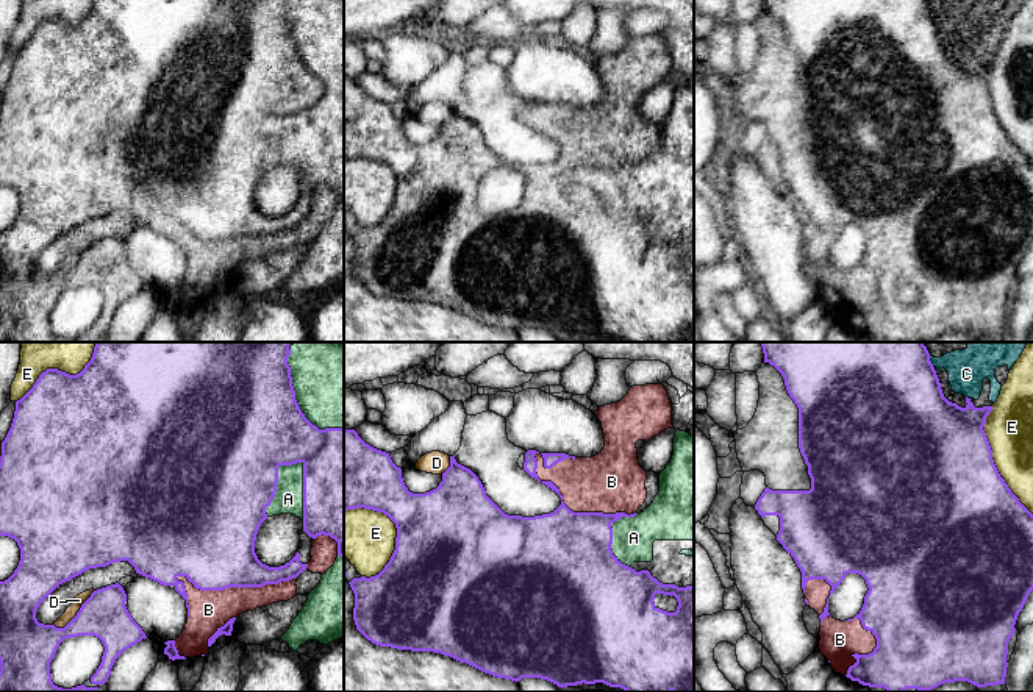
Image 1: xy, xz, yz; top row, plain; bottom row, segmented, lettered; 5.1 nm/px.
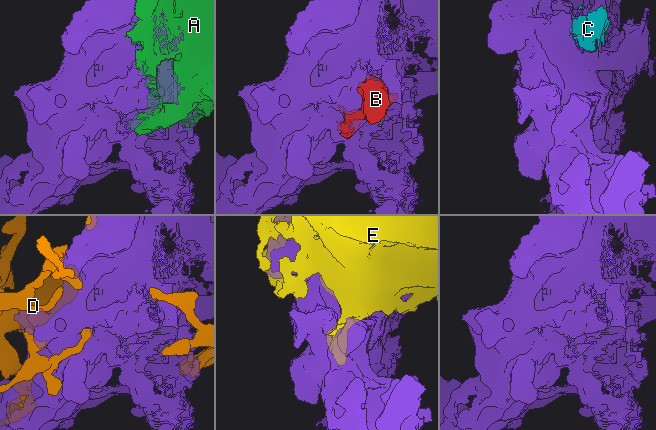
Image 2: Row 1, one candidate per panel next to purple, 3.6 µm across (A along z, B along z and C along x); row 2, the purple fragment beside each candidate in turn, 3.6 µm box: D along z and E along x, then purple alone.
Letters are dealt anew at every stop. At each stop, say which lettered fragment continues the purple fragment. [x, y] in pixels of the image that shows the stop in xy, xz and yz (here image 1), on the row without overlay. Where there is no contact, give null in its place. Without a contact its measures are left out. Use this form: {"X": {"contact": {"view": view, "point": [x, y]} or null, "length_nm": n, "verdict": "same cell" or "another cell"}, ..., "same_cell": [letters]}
{"A": {"contact": {"view": "xy", "point": [277, 130]}, "length_nm": 340, "verdict": "another cell"}, "B": {"contact": {"view": "xz", "point": [572, 161]}, "length_nm": 600, "verdict": "same cell"}, "C": {"contact": {"view": "yz", "point": [966, 47]}, "length_nm": 30, "verdict": "another cell"}, "D": {"contact": {"view": "xy", "point": [77, 264]}, "length_nm": 280, "verdict": "another cell"}, "E": {"contact": {"view": "xz", "point": [396, 189]}, "length_nm": 380, "verdict": "another cell"}, "same_cell": ["B"]}

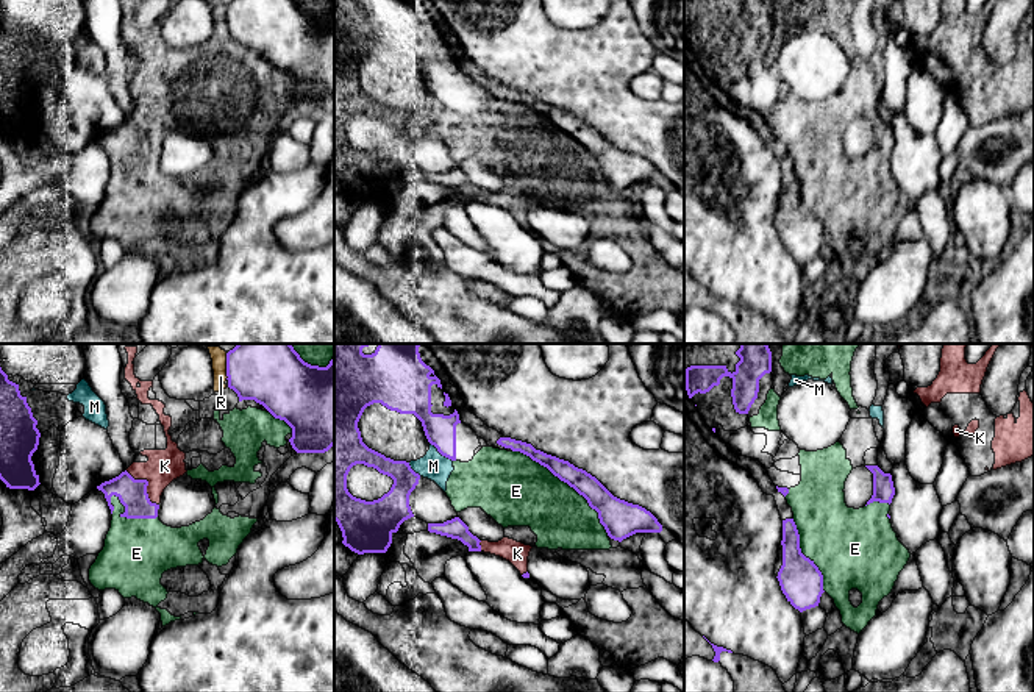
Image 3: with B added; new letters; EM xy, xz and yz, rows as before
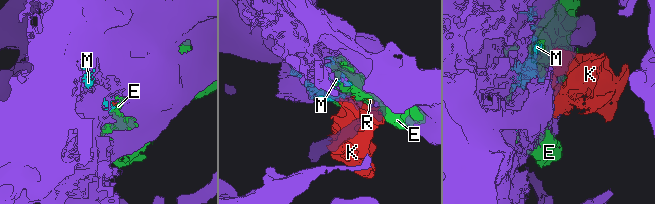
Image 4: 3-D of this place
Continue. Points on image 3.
{"E": {"contact": {"view": "xz", "point": [567, 133]}, "length_nm": 650, "verdict": "another cell"}, "K": {"contact": {"view": "xy", "point": [147, 135]}, "length_nm": 260, "verdict": "another cell"}, "M": {"contact": {"view": "xz", "point": [441, 103]}, "length_nm": 160, "verdict": "another cell"}, "R": {"contact": {"view": "xy", "point": [227, 16]}, "length_nm": 140, "verdict": "another cell"}, "same_cell": []}

